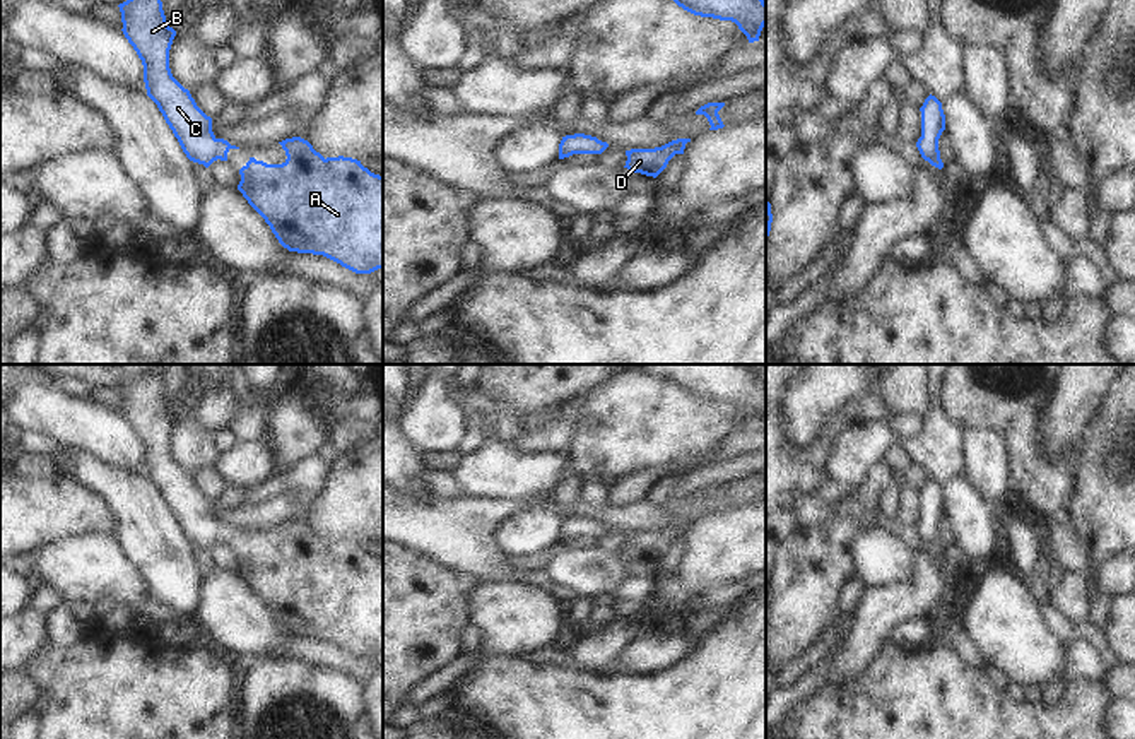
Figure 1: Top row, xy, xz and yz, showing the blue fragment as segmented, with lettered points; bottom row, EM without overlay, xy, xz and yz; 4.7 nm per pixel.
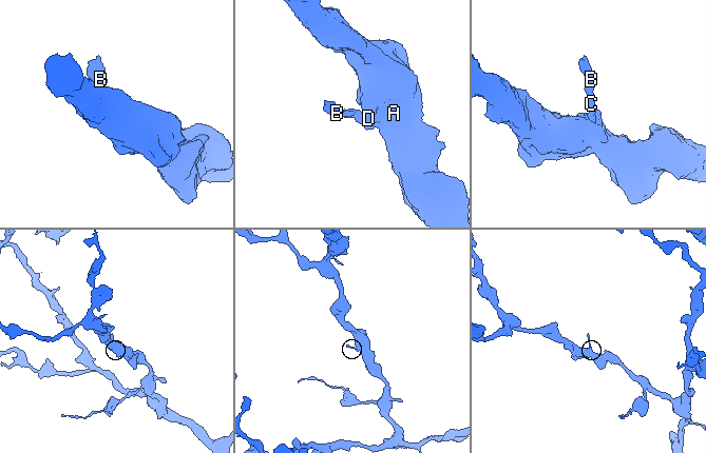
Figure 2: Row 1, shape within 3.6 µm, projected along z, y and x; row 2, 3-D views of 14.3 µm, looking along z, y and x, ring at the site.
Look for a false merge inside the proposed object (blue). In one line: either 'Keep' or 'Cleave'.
Keep.

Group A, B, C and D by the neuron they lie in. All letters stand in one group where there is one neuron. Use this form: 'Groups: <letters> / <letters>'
Groups: A B C D.

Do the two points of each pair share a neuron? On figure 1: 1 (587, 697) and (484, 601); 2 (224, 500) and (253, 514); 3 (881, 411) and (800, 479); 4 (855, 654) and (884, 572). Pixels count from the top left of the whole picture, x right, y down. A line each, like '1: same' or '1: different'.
1: different
2: different
3: same
4: different

